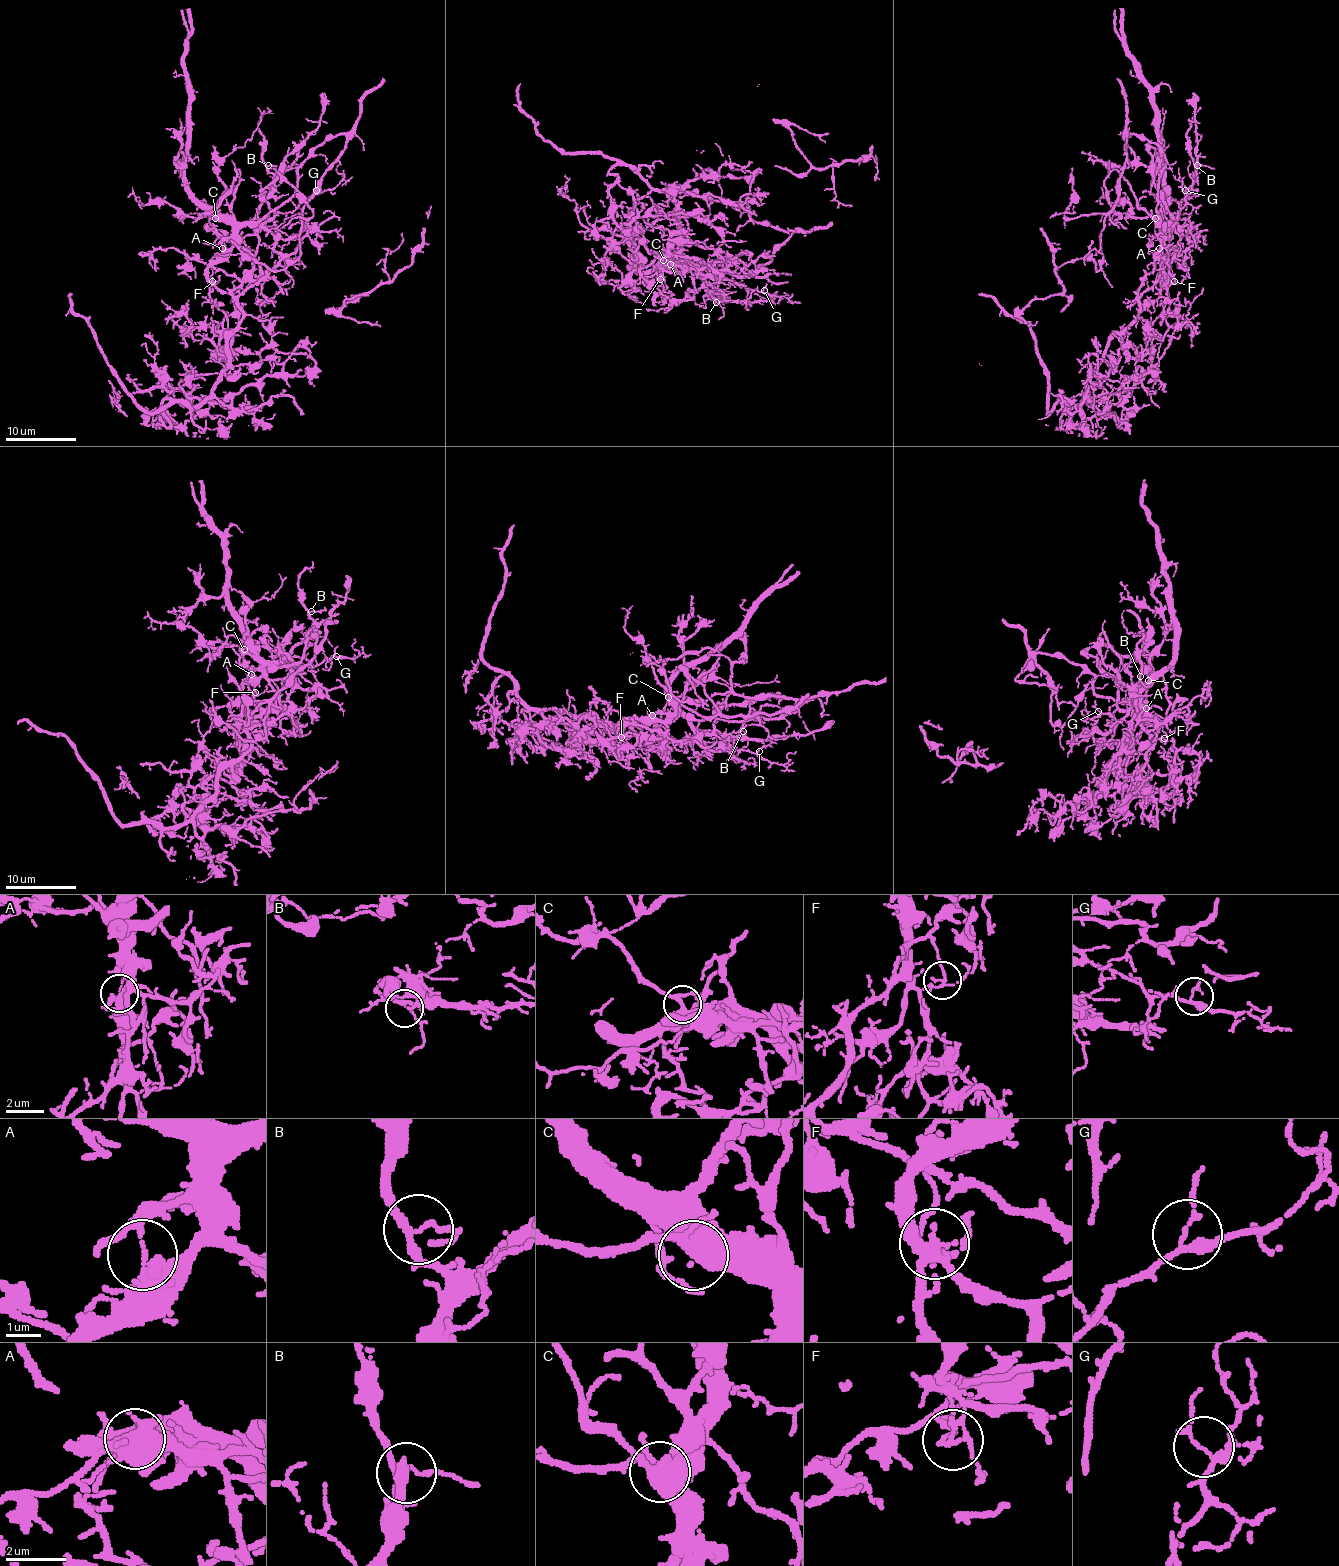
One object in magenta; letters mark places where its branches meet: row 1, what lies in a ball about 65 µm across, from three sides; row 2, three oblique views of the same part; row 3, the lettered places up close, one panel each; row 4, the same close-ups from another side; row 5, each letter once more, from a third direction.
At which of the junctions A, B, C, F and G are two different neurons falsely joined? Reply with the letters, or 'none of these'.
A, F

